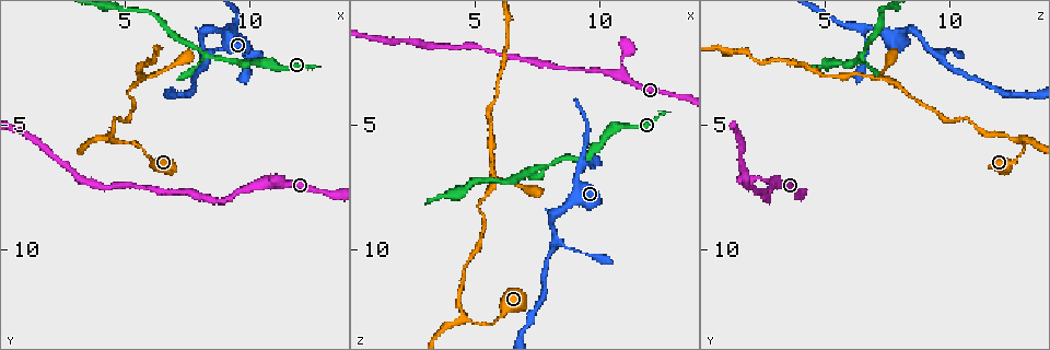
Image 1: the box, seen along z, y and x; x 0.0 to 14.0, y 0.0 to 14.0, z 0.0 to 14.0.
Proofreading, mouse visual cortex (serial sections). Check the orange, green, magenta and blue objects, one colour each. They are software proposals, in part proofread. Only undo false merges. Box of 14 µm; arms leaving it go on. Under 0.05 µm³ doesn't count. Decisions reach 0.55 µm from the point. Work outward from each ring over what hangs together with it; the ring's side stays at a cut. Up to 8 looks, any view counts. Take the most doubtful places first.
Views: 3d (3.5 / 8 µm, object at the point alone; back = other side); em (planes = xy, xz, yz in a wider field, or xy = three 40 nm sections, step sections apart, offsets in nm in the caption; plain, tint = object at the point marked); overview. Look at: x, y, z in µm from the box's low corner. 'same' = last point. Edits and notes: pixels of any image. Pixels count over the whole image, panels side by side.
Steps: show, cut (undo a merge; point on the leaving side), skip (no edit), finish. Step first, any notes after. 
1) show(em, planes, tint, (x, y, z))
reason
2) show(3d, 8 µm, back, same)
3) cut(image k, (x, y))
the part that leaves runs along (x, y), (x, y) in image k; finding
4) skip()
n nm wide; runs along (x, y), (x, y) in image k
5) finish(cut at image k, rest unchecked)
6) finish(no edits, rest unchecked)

show(3d, 3.5 µm, (8.3, 2.2, 6.4))
narrows sharply

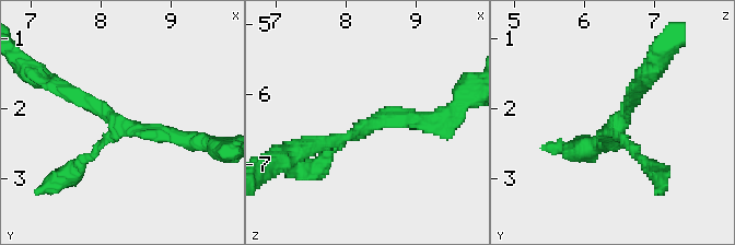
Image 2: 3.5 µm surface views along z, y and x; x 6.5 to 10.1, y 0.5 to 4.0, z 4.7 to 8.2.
show(em, xy, step 2, tint, (8.30, 2.25, 6.50))
3 arms; arms of 150, 200, 250 nm

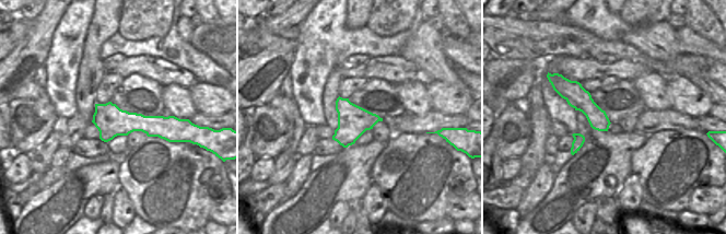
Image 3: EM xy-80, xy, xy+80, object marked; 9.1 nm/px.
skip()
runs along (191, 141), (124, 128), (60, 88) in image 2; continuous, no second cell

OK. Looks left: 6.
show(3d, 8 µm, (8.3, 2.2, 9.6))
two arms in line, one across

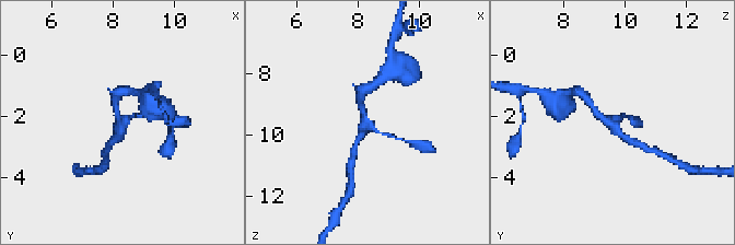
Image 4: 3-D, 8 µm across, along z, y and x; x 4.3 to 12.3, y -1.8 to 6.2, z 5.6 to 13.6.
show(em, xy, step 1, tint, (8.3, 2.3, 9.6))
now the EM

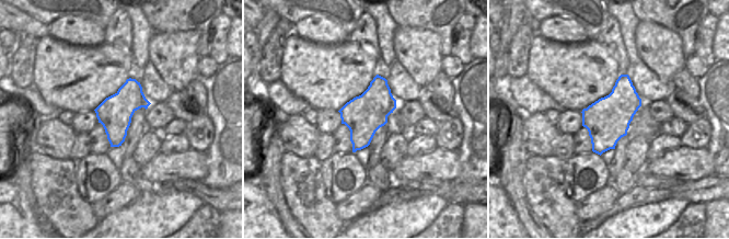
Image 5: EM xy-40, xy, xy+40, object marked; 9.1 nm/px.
skip()
arms of 150, 200, 200 nm; runs along (591, 104), (636, 143) in image 4; all the same cell

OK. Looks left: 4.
show(3d, 3.5 µm, (11.1, 7.3, 2.1))
calibre changes

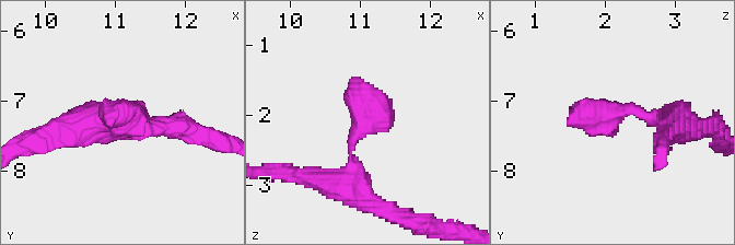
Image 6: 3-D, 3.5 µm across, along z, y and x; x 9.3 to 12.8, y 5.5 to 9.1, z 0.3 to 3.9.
show(em, xy, step 3, tint, (11.05, 7.20, 2.15))
now the EM

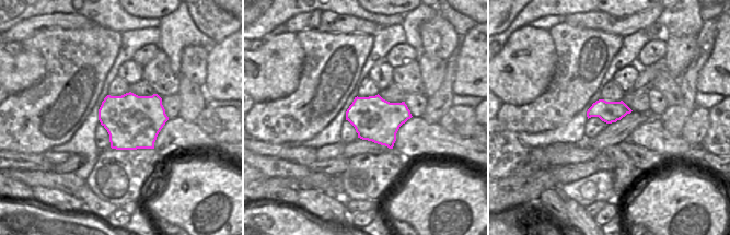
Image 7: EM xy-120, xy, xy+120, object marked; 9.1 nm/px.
skip()
runs along (345, 186), (351, 139), (368, 116), (354, 78) in image 6; all the same cell

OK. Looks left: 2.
finish(no edits, rest unchecked)

